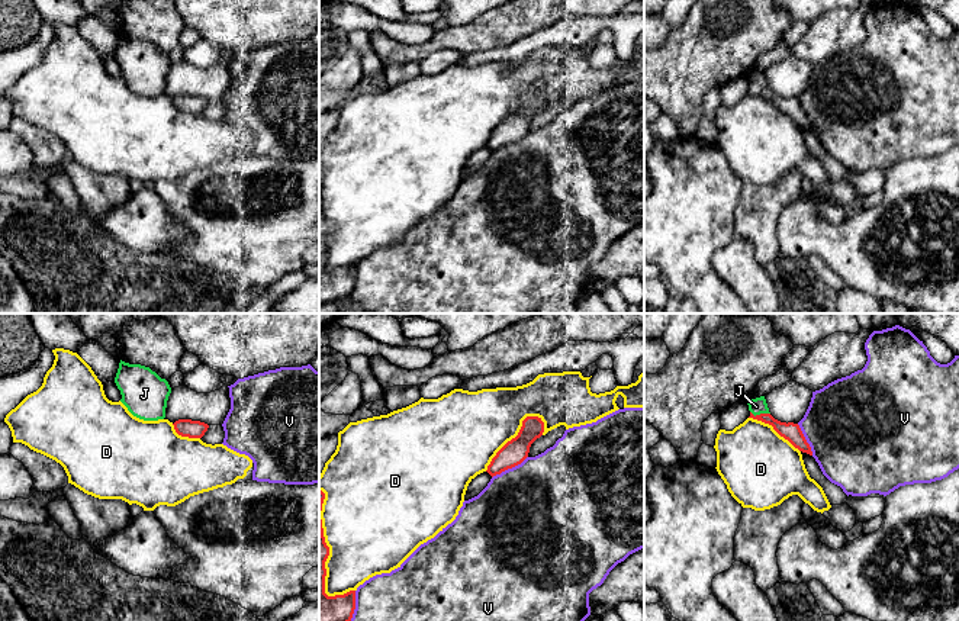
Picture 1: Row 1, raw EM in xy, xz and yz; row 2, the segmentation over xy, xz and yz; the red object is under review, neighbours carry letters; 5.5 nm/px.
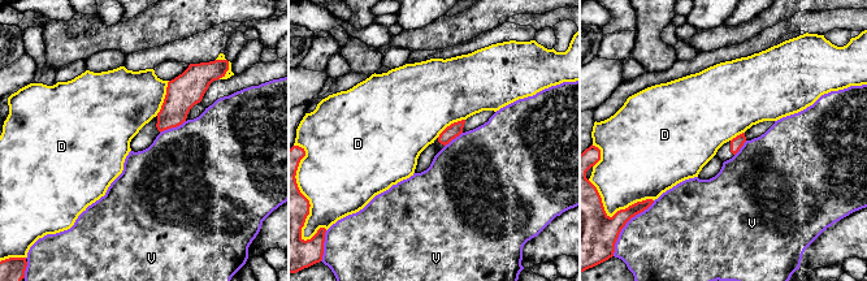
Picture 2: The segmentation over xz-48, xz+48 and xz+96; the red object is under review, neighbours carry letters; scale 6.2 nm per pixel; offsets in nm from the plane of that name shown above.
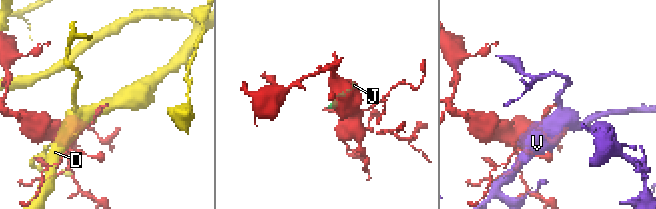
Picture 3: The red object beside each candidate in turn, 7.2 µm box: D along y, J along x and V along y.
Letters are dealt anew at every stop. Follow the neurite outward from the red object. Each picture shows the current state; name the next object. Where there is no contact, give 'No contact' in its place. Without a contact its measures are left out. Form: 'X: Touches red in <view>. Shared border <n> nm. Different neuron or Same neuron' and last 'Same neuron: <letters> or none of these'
D: Touches red in xz. Shared border 440 nm. Different neuron
J: Touches red in yz. Shared border 110 nm. Same neuron
V: Touches red in xz. Shared border 240 nm. Different neuron
Same neuron: J

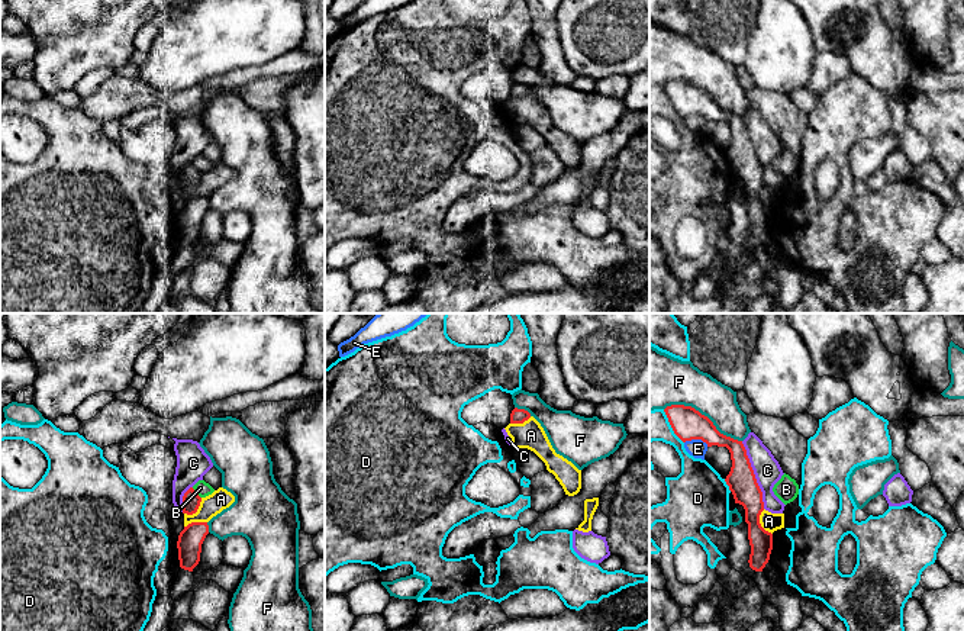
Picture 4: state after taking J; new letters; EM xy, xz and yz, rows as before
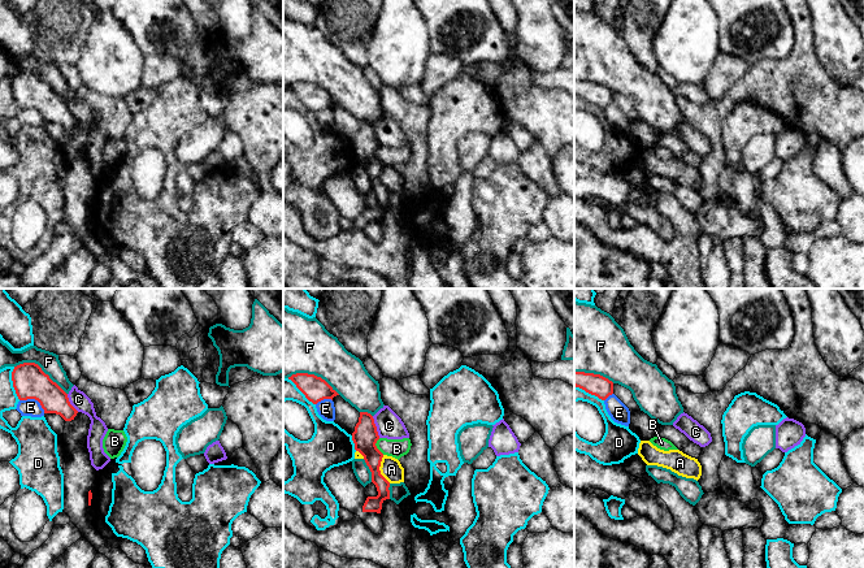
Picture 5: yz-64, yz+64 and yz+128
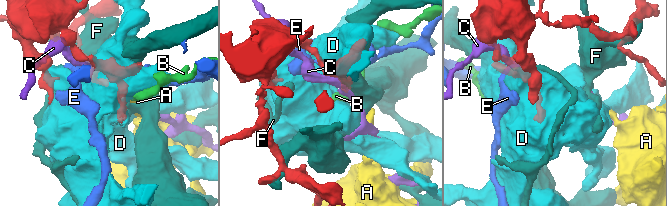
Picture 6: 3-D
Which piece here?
A: Touches red in yz. Shared border 150 nm. Different neuron
B: Touches red in xy. Shared border 80 nm. Different neuron
C: Touches red in yz. Shared border 400 nm. Different neuron
D: Touches red in yz. Shared border 80 nm. Different neuron
E: Touches red in yz. Shared border 140 nm. Different neuron
F: Touches red in yz. Shared border 480 nm. Different neuron
Same neuron: none of these

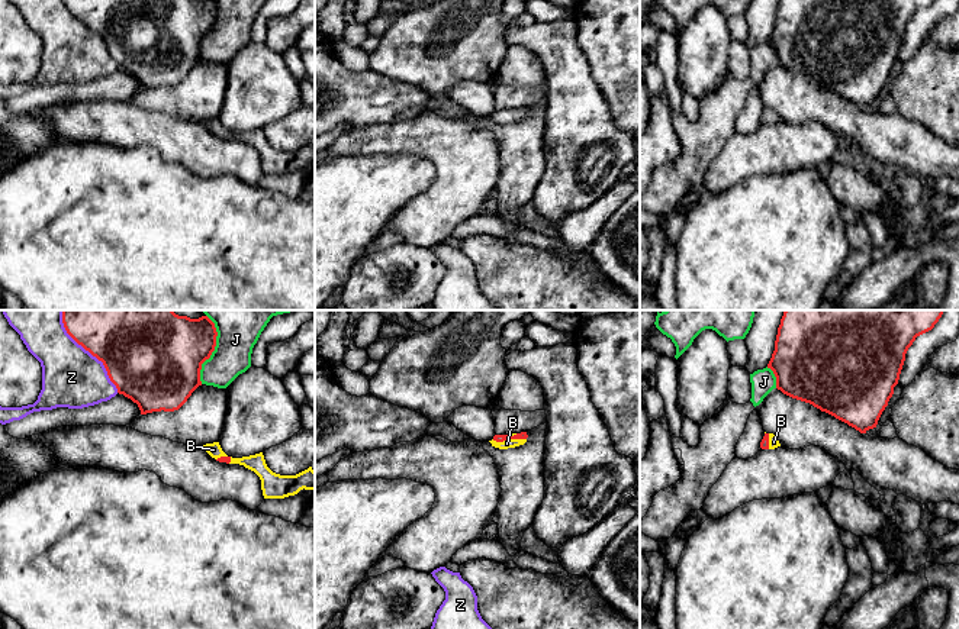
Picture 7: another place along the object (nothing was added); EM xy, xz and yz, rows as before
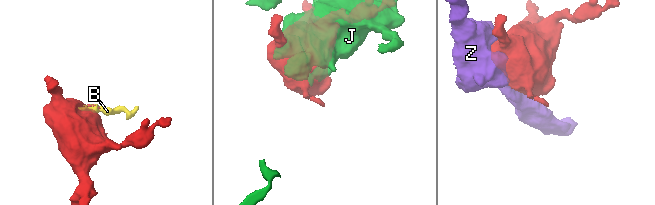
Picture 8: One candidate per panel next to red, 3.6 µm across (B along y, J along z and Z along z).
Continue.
B: Touches red in xz. Shared border 190 nm. Same neuron
J: Touches red in xy. Shared border 380 nm. Different neuron
Z: Touches red in xy. Shared border 550 nm. Different neuron
Same neuron: B

